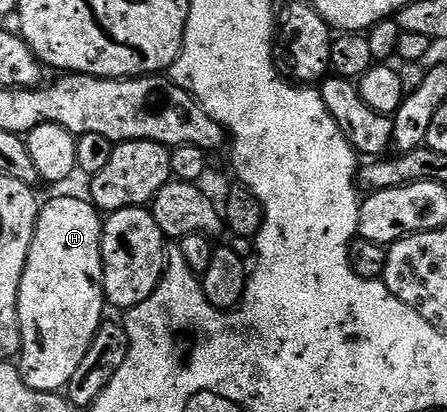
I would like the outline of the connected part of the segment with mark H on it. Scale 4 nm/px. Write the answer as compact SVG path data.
M56 196L43 201L18 290L18 367L26 386L34 390L60 392L67 389L105 319L101 231L102 216L91 199Z

